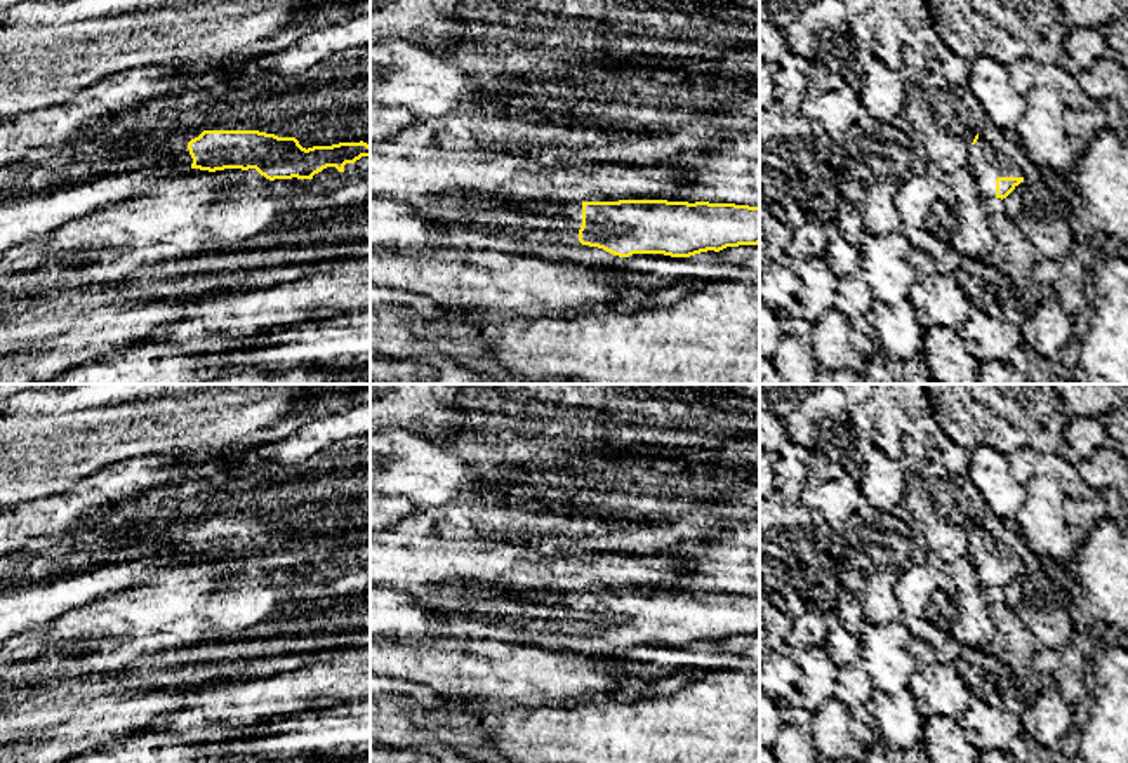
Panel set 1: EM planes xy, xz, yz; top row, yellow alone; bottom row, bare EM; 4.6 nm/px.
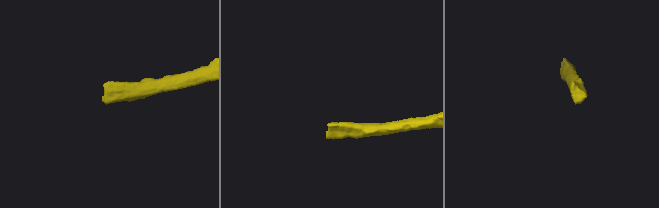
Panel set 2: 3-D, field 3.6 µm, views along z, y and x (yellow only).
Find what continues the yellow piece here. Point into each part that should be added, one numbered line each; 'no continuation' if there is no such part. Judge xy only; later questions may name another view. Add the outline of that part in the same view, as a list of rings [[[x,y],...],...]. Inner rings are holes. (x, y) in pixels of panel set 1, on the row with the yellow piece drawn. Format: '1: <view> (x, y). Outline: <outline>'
1: xy (40, 193). Outline: [[[82,141],[0,169],[0,254],[101,207],[151,193],[155,179],[188,174],[188,146],[127,155]]]

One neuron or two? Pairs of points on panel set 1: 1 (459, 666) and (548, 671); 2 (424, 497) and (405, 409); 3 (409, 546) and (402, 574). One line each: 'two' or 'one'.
1: one
2: two
3: one

